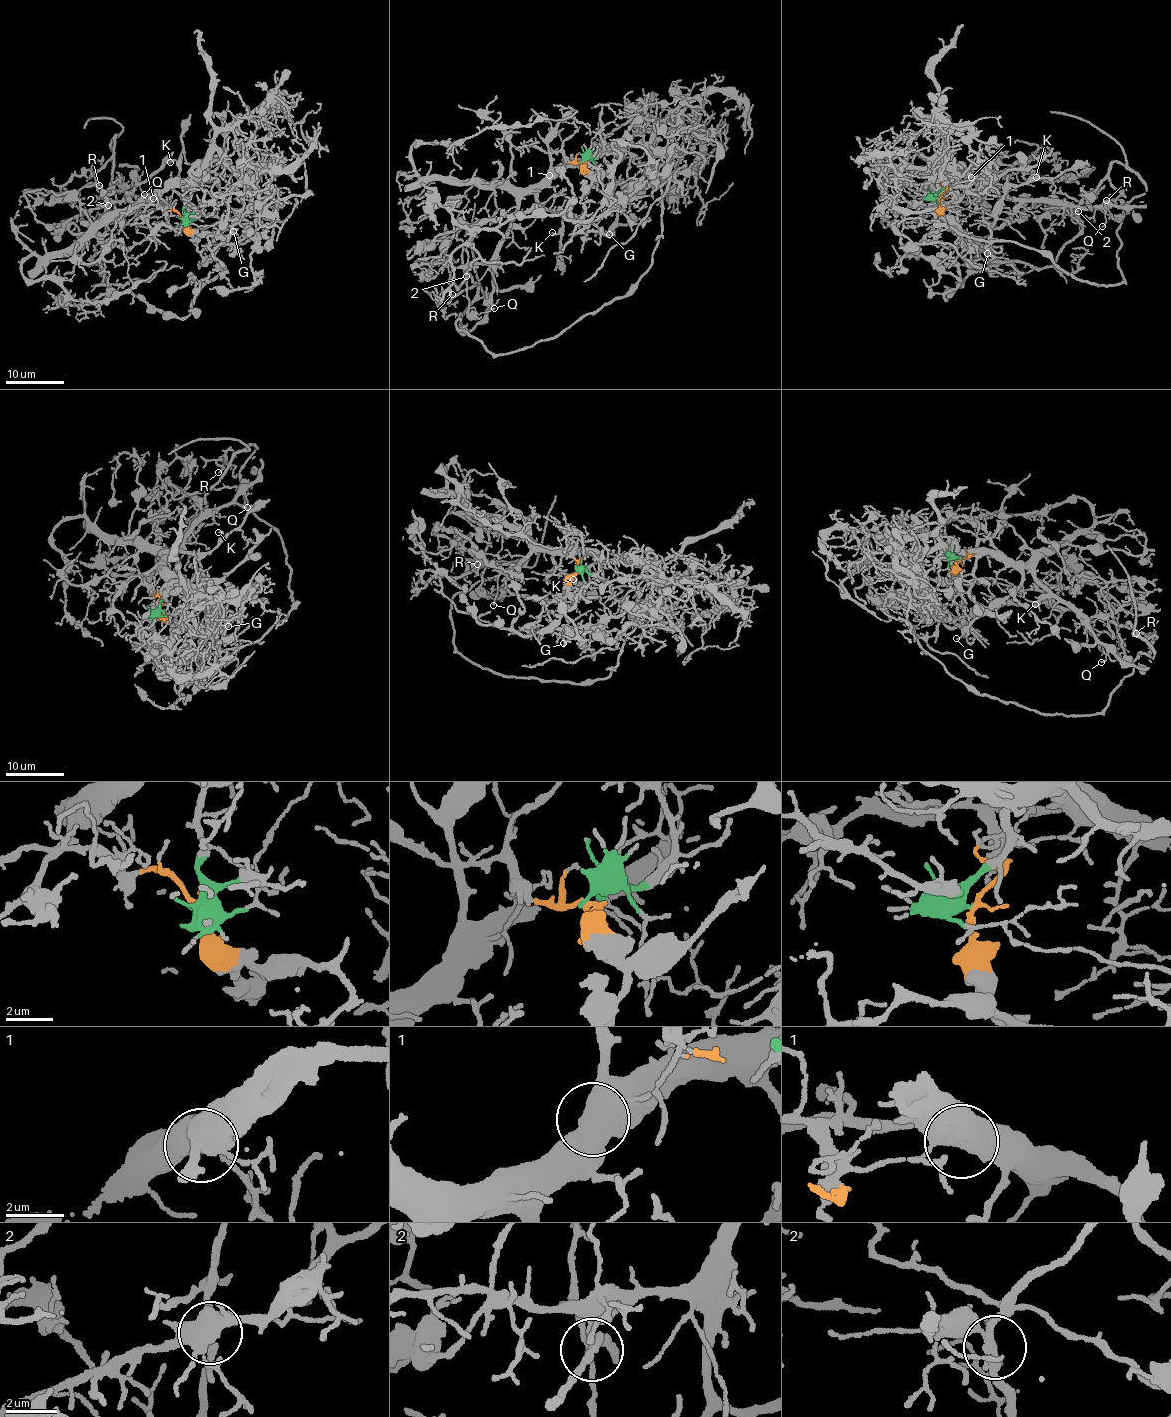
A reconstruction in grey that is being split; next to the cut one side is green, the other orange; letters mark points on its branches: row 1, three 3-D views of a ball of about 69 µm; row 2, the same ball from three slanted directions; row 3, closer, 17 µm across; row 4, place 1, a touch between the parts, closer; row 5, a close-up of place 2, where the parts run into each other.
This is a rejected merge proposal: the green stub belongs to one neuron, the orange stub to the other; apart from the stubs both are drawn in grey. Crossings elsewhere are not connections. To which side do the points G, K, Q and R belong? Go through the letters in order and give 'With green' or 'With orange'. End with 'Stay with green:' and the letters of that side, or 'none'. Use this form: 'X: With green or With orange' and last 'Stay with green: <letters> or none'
G: With green
K: With green
Q: With green
R: With orange
Stay with green: G, K, Q

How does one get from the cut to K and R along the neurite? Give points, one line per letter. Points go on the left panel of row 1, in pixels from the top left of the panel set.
K: (181, 218), (185, 215), (182, 188), (167, 185), (148, 196), (177, 176), (179, 167), (174, 160), (171, 162)
R: (183, 219), (219, 237), (212, 253), (227, 270), (181, 318), (96, 286), (114, 159), (95, 174), (99, 186)

